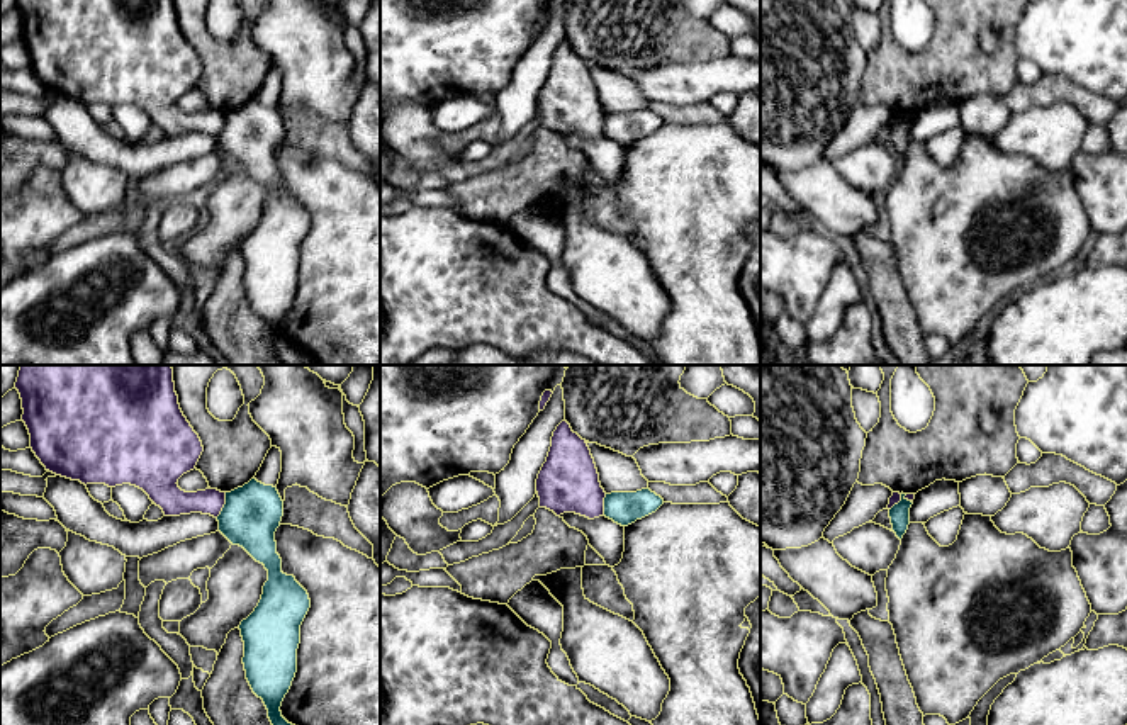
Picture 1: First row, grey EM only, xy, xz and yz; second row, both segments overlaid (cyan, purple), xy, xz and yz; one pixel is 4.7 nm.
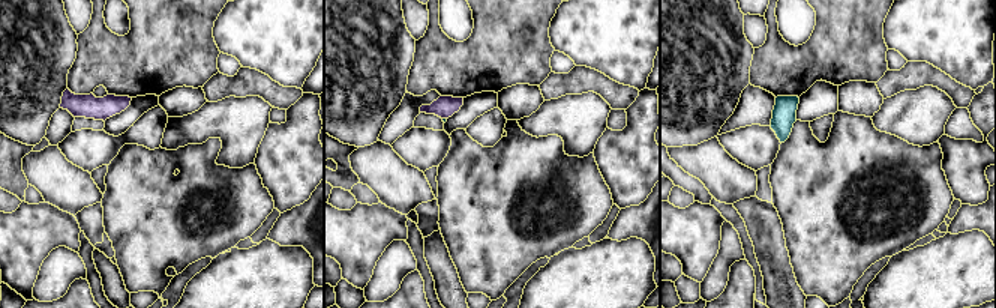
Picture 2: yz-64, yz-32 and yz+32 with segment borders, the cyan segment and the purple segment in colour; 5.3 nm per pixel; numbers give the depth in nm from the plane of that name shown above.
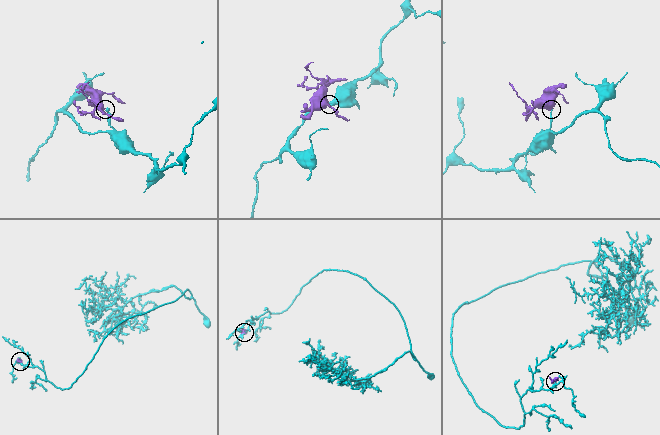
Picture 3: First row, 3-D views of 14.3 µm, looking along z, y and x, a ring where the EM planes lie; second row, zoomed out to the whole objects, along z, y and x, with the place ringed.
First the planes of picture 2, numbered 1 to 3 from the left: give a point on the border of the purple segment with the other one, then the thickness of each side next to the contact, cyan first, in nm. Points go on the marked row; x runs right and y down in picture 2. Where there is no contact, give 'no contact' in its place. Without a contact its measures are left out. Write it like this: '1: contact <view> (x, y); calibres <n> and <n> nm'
1: no contact
2: contact yz-32 (444, 119); calibres 20 and 120 nm
3: no contact

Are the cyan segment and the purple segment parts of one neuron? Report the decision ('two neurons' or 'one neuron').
two neurons

